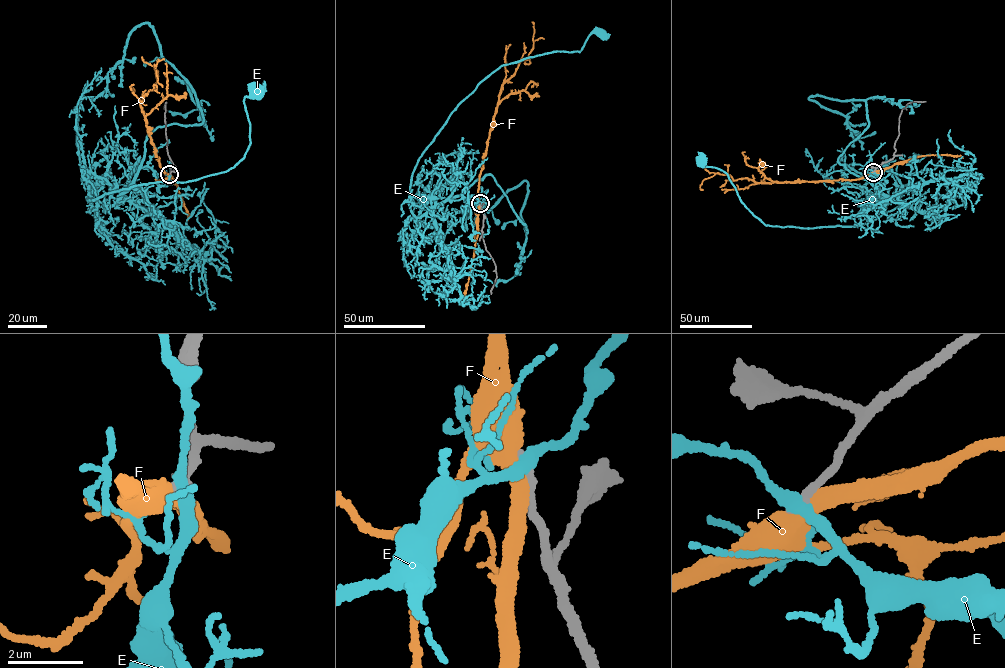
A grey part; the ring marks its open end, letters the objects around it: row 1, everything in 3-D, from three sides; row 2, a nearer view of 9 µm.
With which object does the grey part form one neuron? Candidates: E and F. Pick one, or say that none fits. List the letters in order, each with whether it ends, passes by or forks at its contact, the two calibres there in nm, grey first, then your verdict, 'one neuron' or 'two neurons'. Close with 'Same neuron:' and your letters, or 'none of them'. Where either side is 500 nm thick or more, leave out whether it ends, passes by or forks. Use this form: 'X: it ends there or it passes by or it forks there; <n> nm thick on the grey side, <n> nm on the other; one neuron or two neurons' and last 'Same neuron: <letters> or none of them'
E: it passes by; 280 nm thick on the grey side, 340 nm on the other; two neurons
F: it passes by; 280 nm thick on the grey side, 440 nm on the other; one neuron
Same neuron: F

